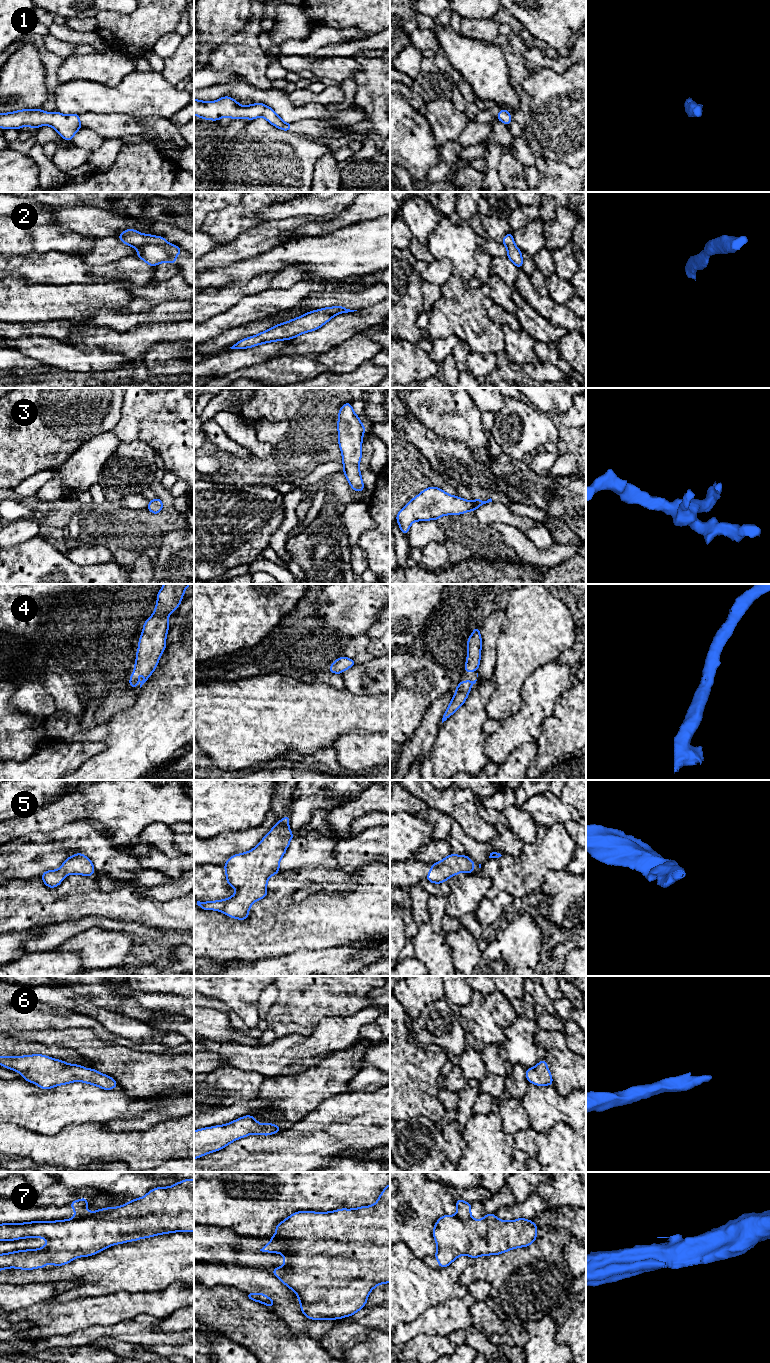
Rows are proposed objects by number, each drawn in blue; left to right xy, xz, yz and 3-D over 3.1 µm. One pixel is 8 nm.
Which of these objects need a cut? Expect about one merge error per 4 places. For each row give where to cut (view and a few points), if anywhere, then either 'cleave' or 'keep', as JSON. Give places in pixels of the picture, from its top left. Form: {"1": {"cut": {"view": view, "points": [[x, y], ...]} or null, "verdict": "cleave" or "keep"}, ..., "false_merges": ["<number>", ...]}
{"1": {"cut": null, "verdict": "keep"}, "2": {"cut": null, "verdict": "keep"}, "3": {"cut": null, "verdict": "keep"}, "4": {"cut": null, "verdict": "keep"}, "5": {"cut": null, "verdict": "keep"}, "6": {"cut": null, "verdict": "keep"}, "7": {"cut": {"view": "xz", "points": [[271, 1238], [280, 1240], [282, 1248], [292, 1255], [286, 1264]]}, "verdict": "cleave"}, "false_merges": ["7"]}

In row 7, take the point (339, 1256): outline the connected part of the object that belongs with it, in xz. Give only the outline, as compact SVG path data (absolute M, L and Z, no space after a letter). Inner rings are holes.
M390 1184L371 1206L330 1212L298 1211L284 1219L274 1230L277 1234L270 1239L283 1242L285 1245L282 1249L293 1257L289 1263L273 1269L272 1274L297 1294L301 1312L308 1319L338 1320L352 1316L366 1305L372 1289L379 1284L390 1283Z

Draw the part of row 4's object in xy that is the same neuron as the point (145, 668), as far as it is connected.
M164 584L158 592L154 613L145 620L139 638L134 672L130 675L129 687L137 689L137 677L143 673L145 678L140 681L141 688L156 669L166 648L166 636L169 630L168 617L179 607L185 589L189 585L191 584Z

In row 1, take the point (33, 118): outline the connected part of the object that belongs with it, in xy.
M42 109L0 113L0 127L4 130L20 129L24 126L37 129L42 125L54 128L67 141L71 141L75 133L83 127L80 123L79 113L64 115L58 111L44 112Z

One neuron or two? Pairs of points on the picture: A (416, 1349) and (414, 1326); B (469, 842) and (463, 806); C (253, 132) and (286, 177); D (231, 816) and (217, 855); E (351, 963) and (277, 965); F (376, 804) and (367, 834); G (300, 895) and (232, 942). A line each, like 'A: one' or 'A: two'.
A: two
B: two
C: one
D: two
E: one
F: two
G: two

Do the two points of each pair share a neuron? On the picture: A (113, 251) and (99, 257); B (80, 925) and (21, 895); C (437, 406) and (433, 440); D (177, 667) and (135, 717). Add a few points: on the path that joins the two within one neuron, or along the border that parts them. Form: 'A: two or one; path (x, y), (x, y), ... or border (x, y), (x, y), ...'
A: one; path (110, 251), (105, 251), (102, 254)
B: two; border (92, 915), (46, 924)
C: two; border (414, 420), (430, 428), (439, 436), (456, 441)
D: one; path (170, 679), (147, 705)

